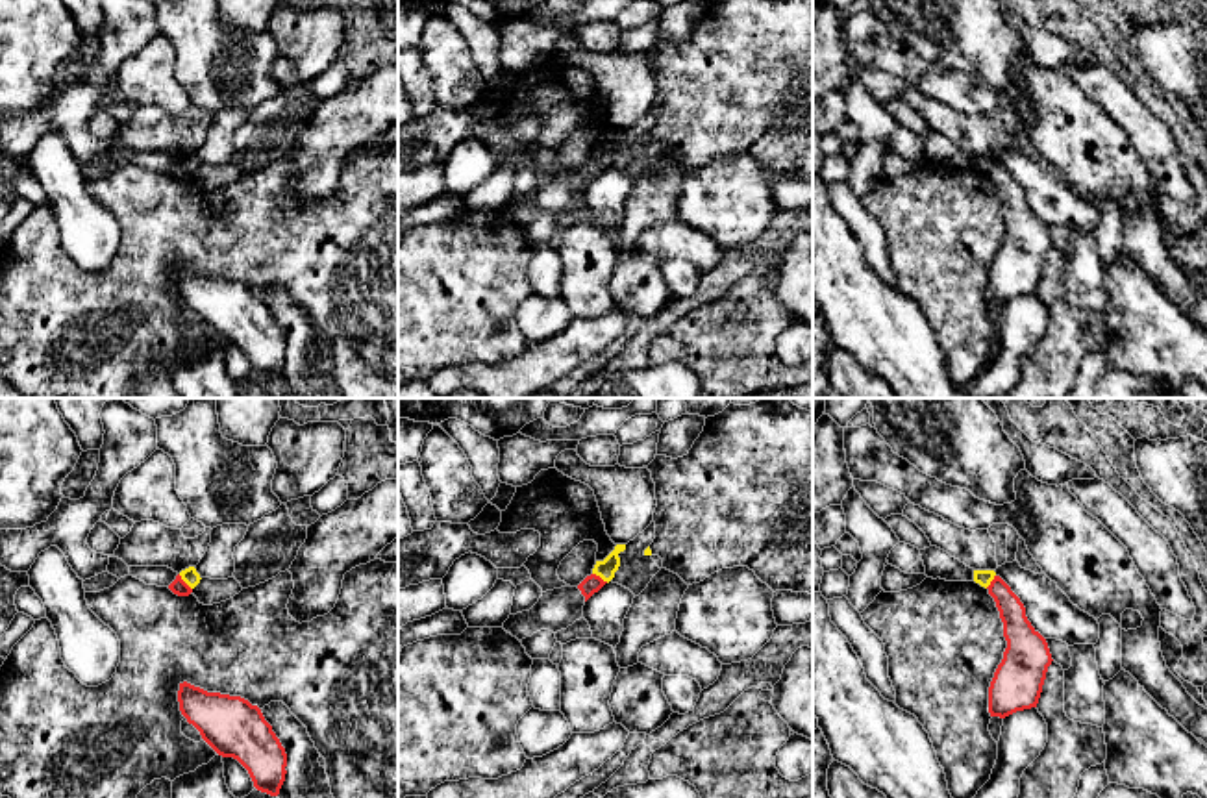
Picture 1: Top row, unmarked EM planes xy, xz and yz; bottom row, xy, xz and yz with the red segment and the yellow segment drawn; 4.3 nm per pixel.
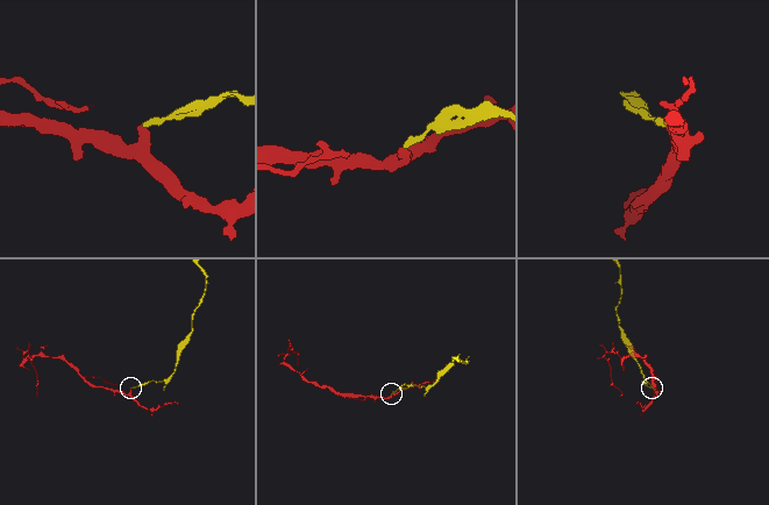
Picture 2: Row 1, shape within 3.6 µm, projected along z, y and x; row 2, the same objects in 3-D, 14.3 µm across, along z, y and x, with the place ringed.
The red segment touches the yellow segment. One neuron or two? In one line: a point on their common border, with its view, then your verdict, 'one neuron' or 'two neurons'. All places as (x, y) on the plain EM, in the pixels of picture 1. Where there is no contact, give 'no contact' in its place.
contact xy (184, 167); two neurons

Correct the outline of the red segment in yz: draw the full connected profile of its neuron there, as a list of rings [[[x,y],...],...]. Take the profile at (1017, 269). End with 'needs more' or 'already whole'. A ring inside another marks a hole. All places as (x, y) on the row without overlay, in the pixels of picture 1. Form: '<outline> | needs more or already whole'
[[[994,161],[987,172],[1003,207],[1007,233],[989,272],[990,302],[1005,304],[1037,293],[1051,239],[1046,224],[1031,211],[1026,193],[1011,172]]] | already whole

